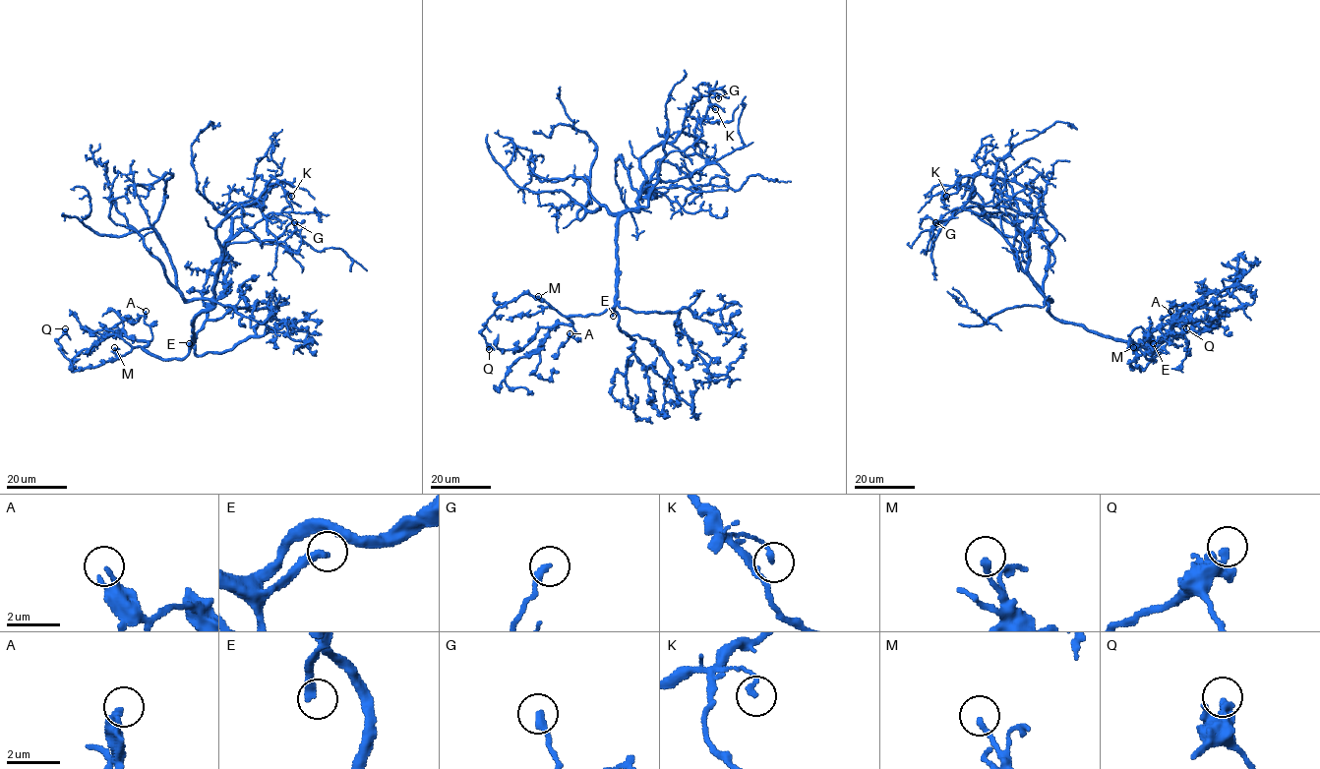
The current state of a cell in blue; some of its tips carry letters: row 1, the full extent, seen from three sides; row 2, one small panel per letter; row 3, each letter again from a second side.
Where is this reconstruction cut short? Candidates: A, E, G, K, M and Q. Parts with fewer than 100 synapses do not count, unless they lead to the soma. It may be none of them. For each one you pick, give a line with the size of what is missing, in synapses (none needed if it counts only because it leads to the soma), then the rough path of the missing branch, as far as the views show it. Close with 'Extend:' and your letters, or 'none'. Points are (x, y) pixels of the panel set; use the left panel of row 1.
E: about 400 synapses; missing branch runs (189, 343), (181, 327), (180, 302), (149, 294), (130, 309), (136, 292), (149, 283), (155, 284)
Extend: E

